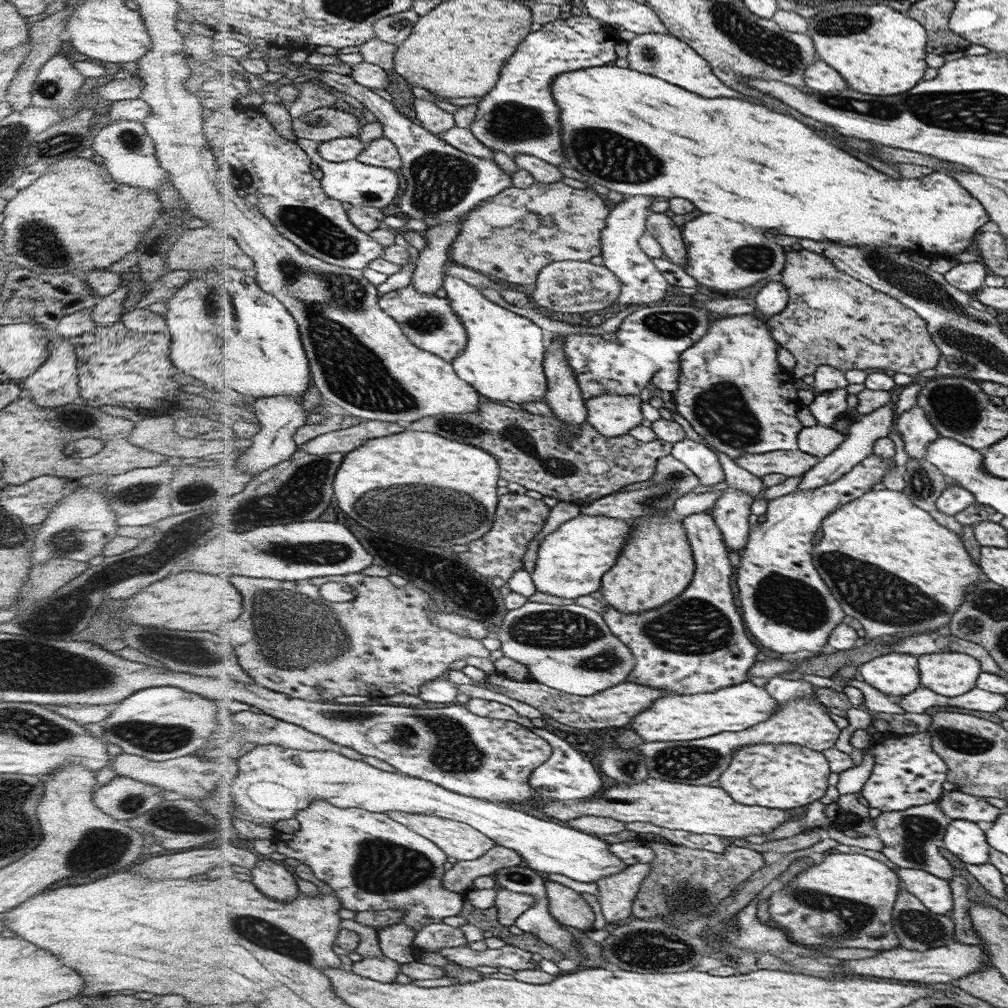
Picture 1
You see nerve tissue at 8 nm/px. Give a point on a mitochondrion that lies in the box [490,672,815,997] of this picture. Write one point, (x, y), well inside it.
(644, 948)

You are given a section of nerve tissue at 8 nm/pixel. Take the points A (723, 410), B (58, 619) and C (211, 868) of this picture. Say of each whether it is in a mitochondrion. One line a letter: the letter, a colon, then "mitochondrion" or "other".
A: mitochondrion
B: mitochondrion
C: other

